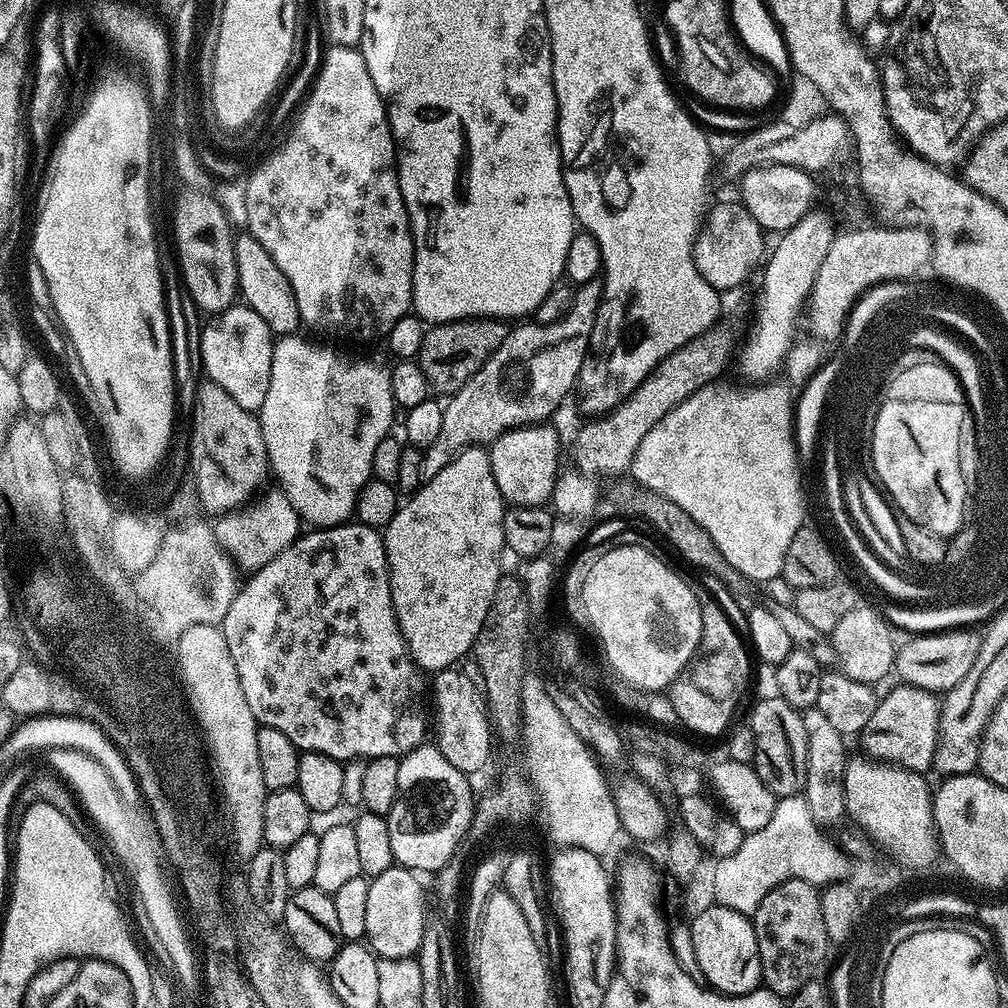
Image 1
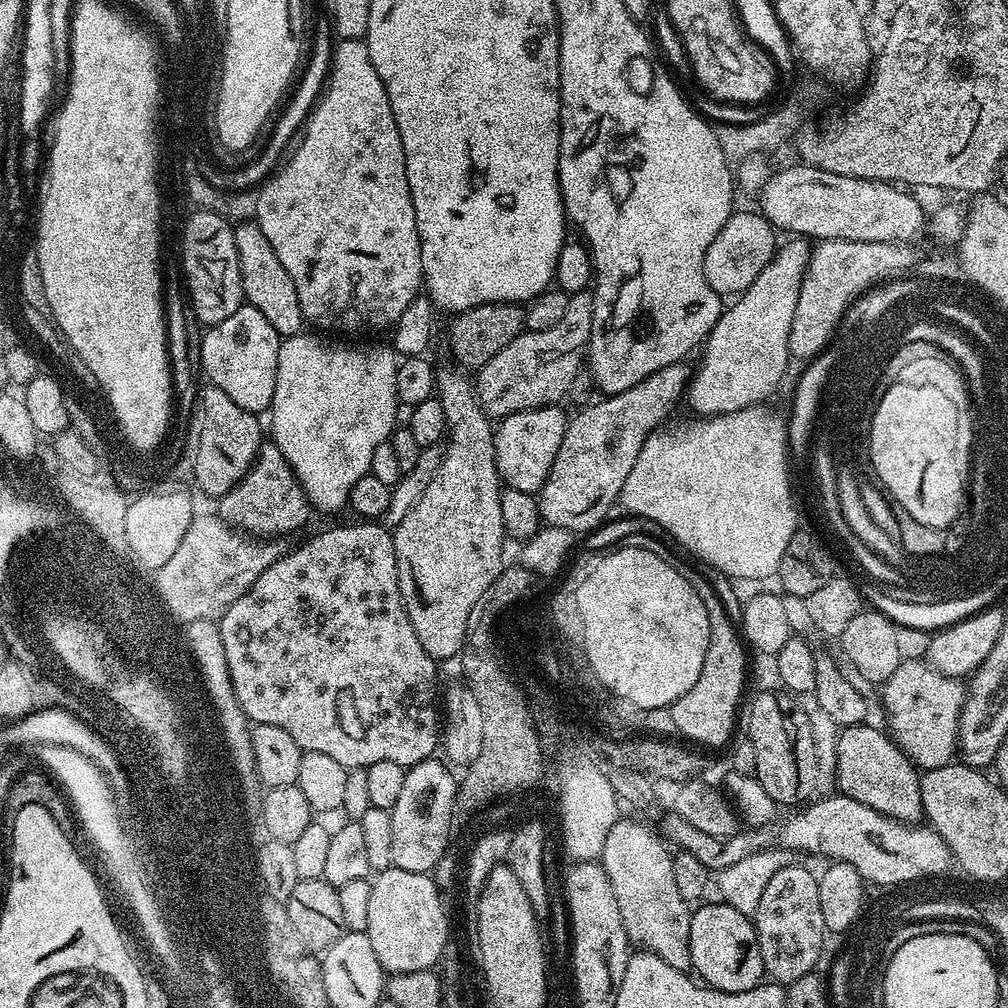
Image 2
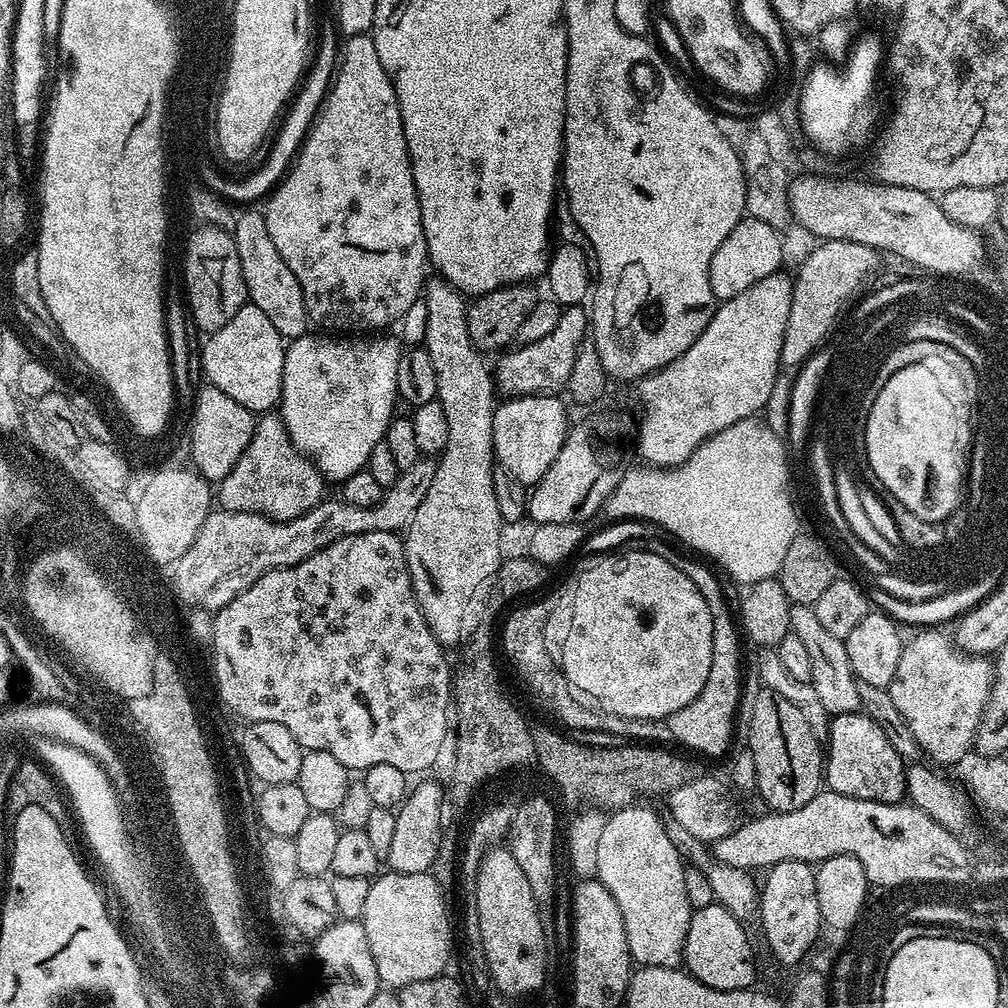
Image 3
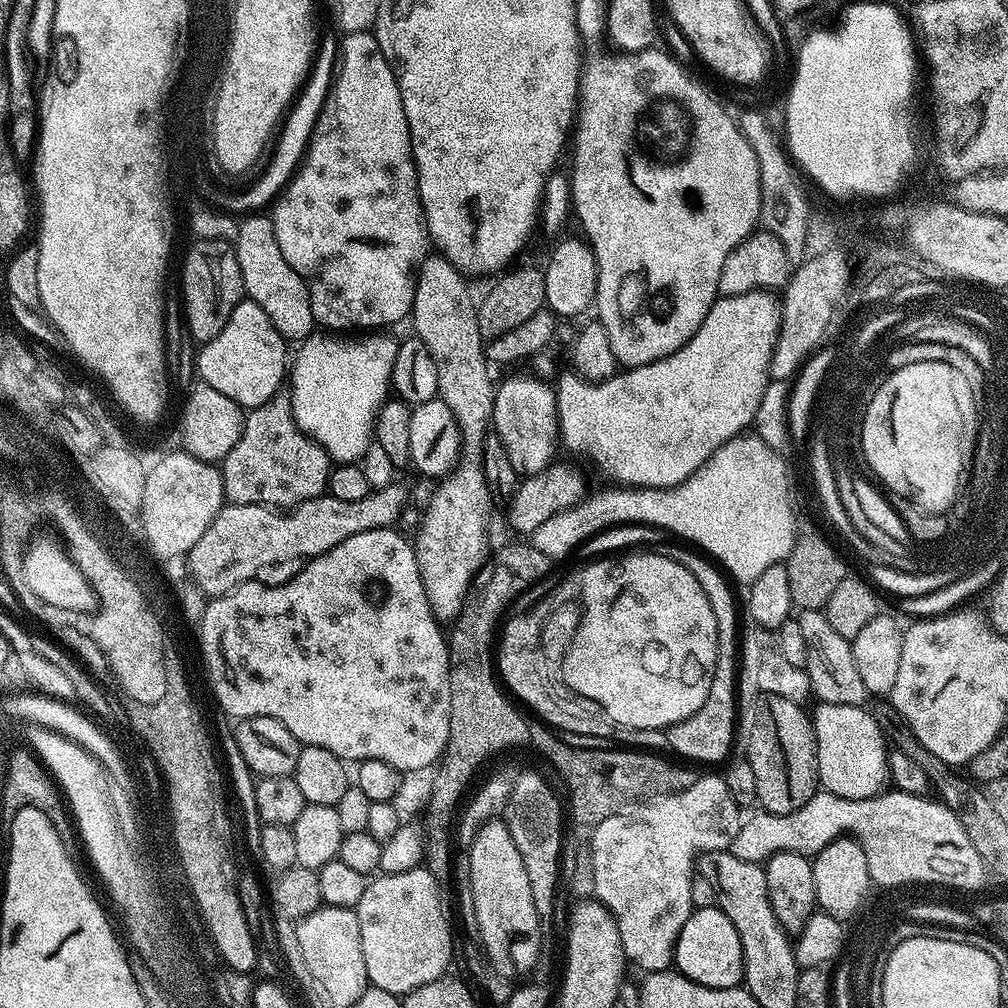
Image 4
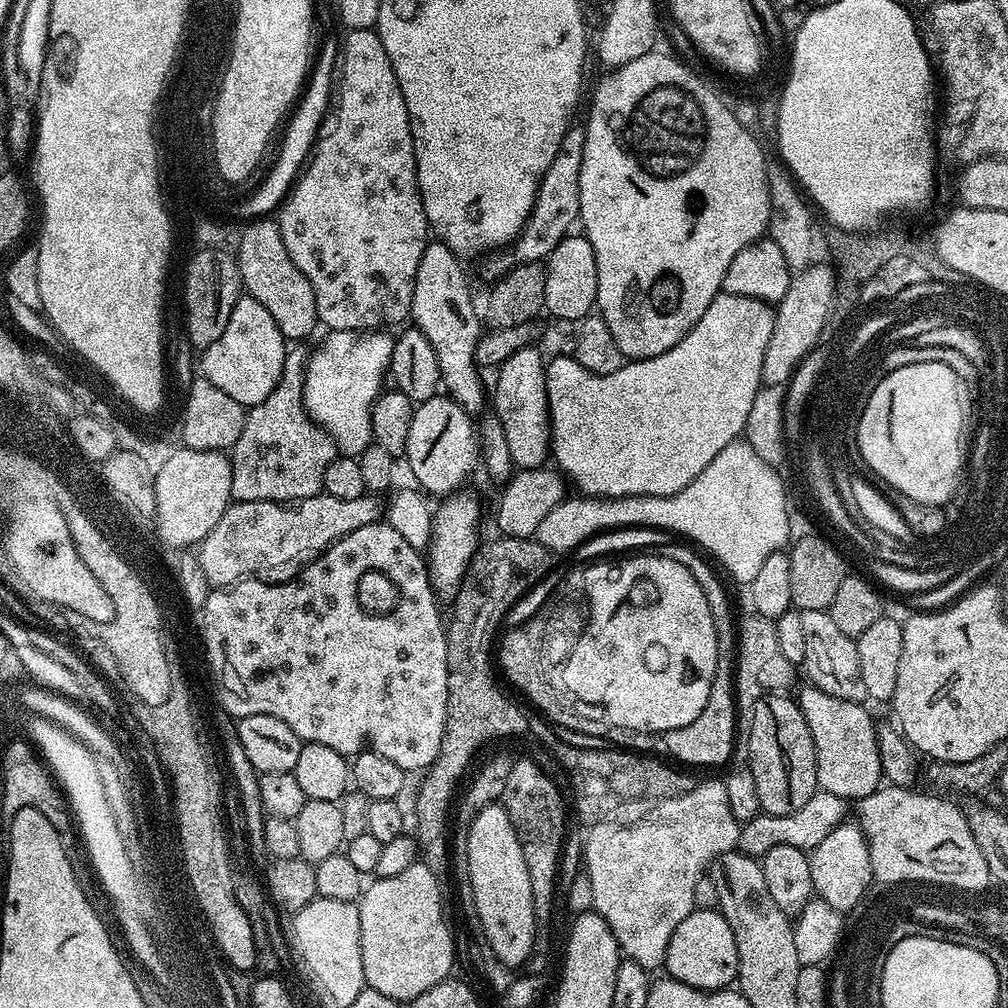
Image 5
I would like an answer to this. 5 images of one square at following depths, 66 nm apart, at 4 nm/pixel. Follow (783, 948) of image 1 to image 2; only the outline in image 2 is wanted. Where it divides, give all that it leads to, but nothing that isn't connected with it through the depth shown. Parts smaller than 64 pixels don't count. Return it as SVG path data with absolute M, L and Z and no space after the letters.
M789 862L778 870L766 885L754 915L758 950L762 950L764 971L769 981L781 986L798 982L806 974L816 972L816 963L824 952L826 929L822 918L822 902L818 898L820 881L817 873Z

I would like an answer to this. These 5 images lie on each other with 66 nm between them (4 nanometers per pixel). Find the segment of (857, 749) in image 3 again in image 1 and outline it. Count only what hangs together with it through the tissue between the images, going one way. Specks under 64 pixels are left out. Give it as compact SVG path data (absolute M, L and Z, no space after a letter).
M853 755L846 766L844 775L844 806L847 815L853 816L861 824L863 831L874 838L884 839L892 848L899 849L904 856L911 857L914 861L928 861L929 856L938 849L936 823L932 817L932 793L924 781L925 777L919 772L911 772L901 764L894 764L871 755Z

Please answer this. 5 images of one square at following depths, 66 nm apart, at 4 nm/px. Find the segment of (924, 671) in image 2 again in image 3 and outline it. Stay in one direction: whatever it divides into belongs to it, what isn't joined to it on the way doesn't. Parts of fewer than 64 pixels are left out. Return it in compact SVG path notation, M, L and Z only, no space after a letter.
M942 630L917 631L920 633L905 643L902 658L898 658L898 670L887 690L923 755L929 761L951 766L962 755L973 751L978 722L992 689L994 664L991 659L960 651L949 633L947 636L938 631Z

